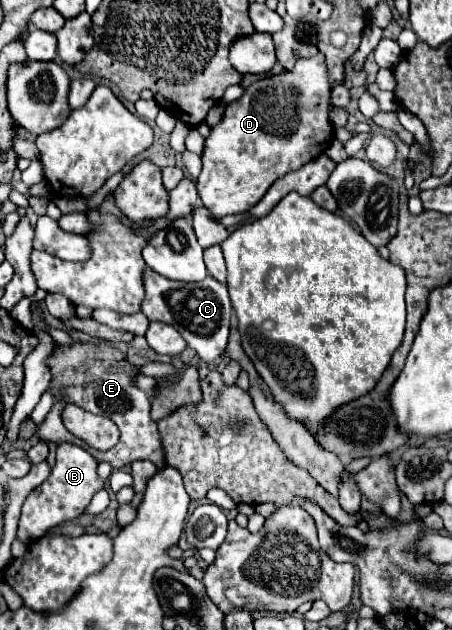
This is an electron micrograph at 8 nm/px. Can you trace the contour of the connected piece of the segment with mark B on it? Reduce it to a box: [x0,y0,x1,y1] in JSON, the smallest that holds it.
[17,443,103,543]

